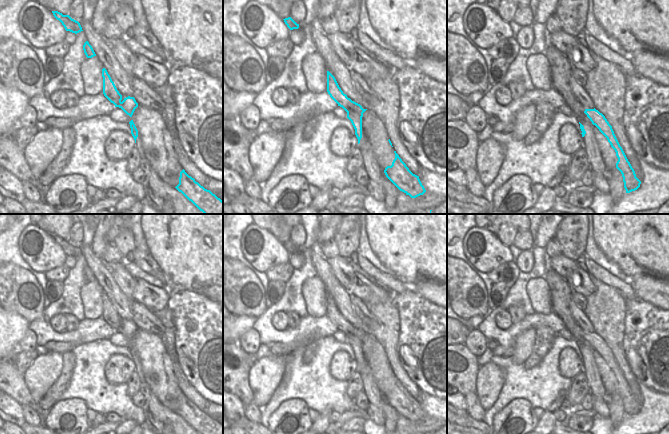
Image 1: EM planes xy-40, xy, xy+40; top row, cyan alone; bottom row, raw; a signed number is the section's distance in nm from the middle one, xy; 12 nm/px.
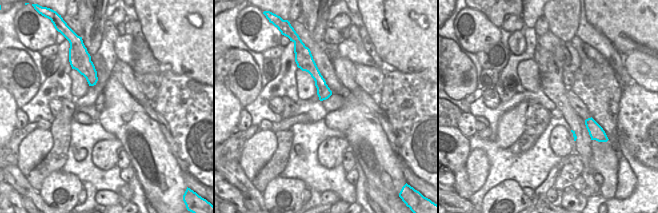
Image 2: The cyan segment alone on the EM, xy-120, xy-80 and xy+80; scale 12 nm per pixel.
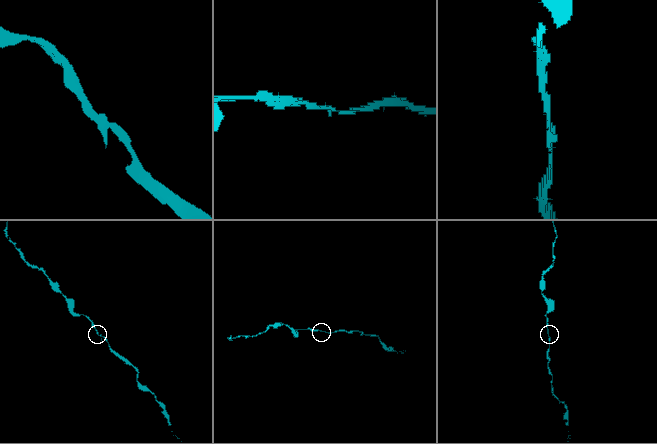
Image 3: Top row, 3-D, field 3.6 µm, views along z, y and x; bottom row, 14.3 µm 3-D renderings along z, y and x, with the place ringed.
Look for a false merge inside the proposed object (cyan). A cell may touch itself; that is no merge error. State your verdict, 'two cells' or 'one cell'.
one cell

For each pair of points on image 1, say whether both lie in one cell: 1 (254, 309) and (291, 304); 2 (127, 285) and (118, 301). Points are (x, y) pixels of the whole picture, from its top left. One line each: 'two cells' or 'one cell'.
1: two cells
2: two cells

